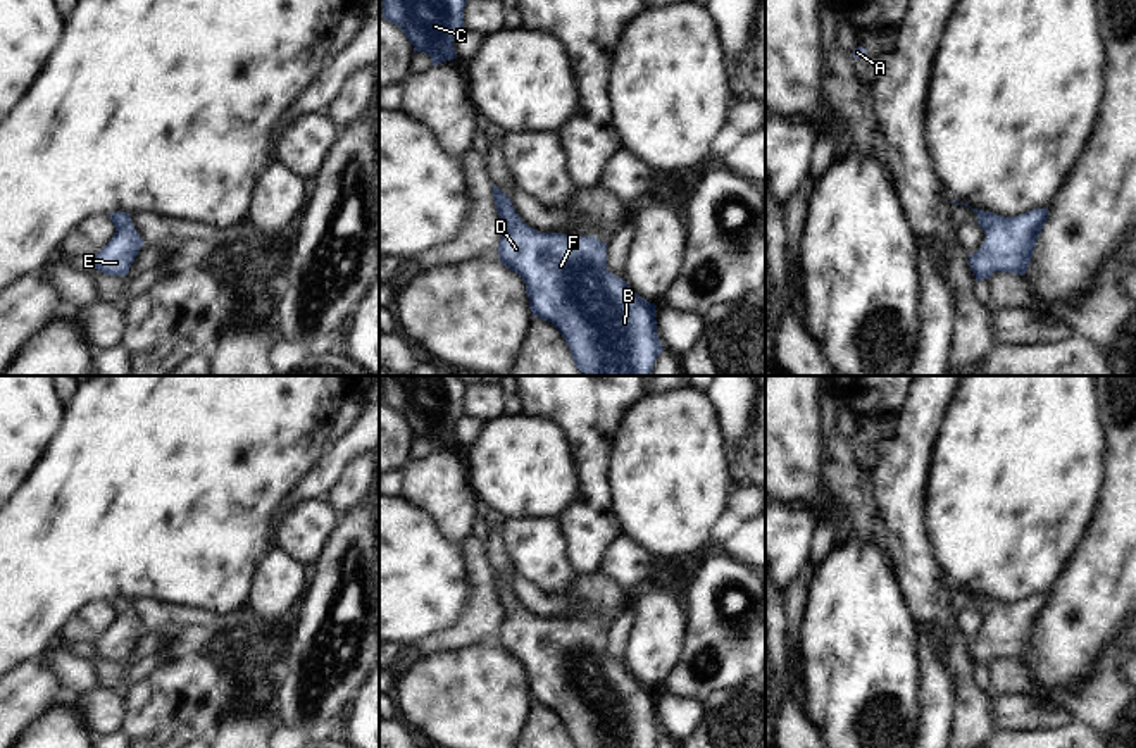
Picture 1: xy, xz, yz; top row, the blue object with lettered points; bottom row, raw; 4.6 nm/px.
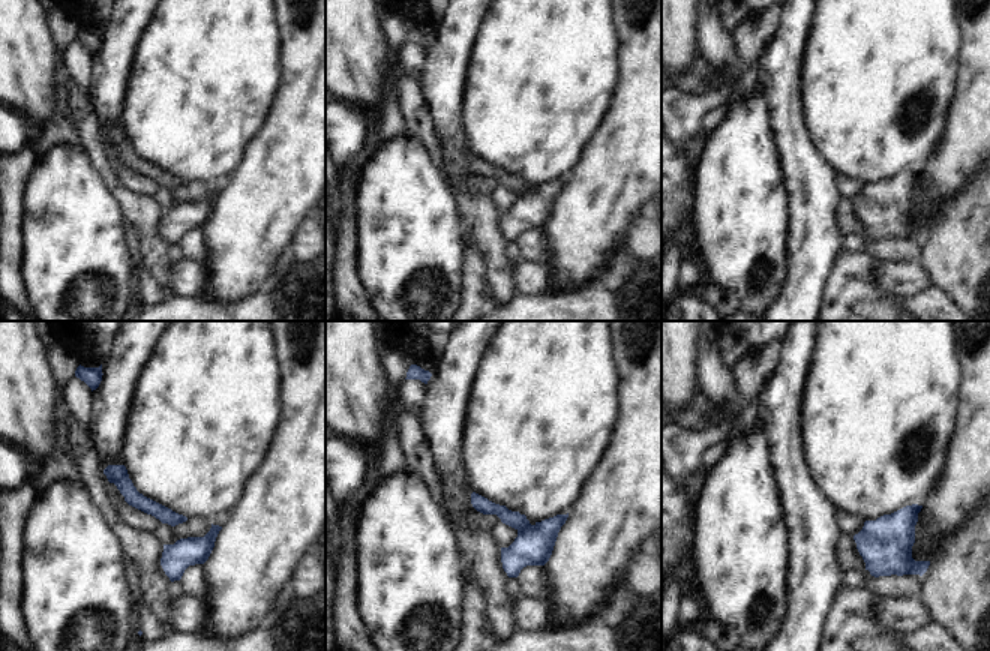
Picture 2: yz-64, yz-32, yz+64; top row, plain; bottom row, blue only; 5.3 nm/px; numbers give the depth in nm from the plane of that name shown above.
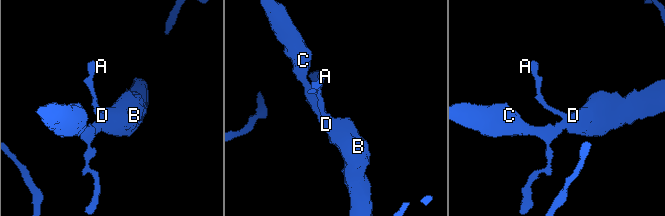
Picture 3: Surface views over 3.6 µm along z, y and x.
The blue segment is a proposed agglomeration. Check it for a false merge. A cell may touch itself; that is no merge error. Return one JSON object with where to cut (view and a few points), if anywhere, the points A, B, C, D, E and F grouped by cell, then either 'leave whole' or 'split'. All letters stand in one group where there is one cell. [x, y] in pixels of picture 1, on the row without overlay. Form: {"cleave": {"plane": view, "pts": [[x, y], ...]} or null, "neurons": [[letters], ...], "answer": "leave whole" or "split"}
{"cleave": null, "neurons": [["A", "B", "C", "D", "E", "F"]], "answer": "leave whole"}

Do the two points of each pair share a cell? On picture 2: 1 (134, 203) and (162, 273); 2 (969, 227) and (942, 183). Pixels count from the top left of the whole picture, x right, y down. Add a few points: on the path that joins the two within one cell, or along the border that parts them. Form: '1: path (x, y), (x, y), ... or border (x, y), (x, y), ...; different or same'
1: path (147, 221), (156, 255); same
2: border (974, 176), (938, 212), (930, 227); different

